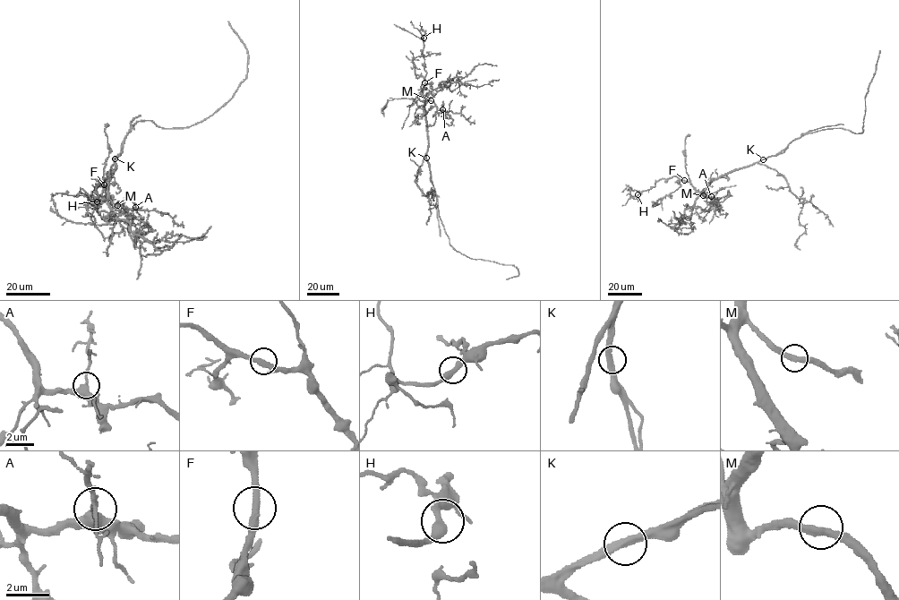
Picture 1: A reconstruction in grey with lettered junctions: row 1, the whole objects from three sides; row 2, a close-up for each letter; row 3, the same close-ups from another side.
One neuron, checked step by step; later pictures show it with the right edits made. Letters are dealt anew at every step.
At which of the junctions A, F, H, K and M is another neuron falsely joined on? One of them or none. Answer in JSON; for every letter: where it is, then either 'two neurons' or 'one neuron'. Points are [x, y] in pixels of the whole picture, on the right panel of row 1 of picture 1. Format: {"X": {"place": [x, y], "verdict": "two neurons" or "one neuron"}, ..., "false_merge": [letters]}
{"A": {"place": [711, 196], "verdict": "one neuron"}, "F": {"place": [684, 180], "verdict": "one neuron"}, "H": {"place": [637, 194], "verdict": "one neuron"}, "K": {"place": [763, 159], "verdict": "one neuron"}, "M": {"place": [703, 195], "verdict": "one neuron"}, "false_merge": []}

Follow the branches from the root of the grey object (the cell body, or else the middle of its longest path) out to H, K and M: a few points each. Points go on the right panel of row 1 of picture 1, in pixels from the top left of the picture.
H: (786, 147), (775, 155), (722, 175), (701, 192), (689, 182), (672, 176), (659, 179), (654, 186), (637, 194)
K: (786, 147), (763, 159)
M: (786, 147), (775, 155), (714, 178), (703, 195)

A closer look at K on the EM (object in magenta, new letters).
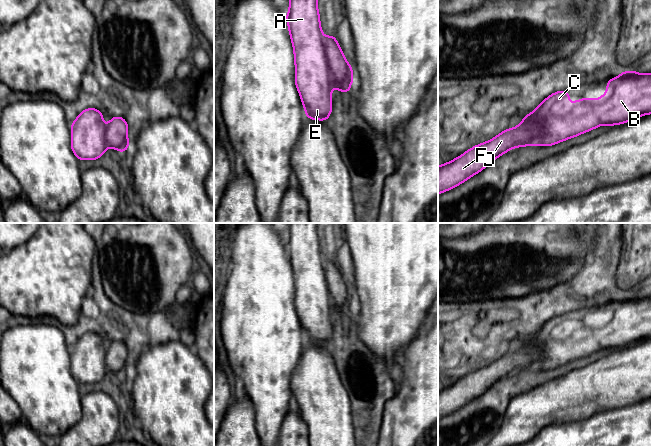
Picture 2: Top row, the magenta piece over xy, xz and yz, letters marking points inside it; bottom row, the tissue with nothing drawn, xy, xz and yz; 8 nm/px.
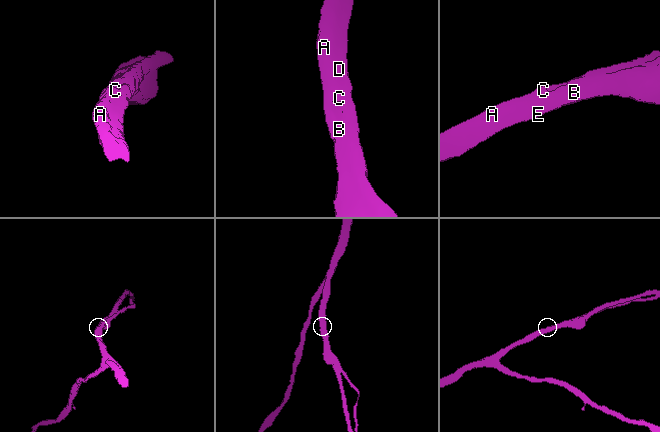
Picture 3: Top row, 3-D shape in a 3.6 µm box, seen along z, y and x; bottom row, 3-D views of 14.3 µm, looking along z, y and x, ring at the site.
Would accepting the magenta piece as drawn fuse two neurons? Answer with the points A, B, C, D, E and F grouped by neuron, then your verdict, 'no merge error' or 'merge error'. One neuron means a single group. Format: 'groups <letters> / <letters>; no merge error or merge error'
groups A B C D E F; no merge error

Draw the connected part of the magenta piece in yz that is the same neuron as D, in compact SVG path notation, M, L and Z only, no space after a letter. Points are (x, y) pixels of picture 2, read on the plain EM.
M635 294L624 295L611 302L607 315L597 323L583 322L562 333L570 323L566 315L557 315L549 319L536 333L523 341L523 345L512 353L505 353L491 364L478 368L448 387L438 390L438 418L451 414L481 396L487 389L507 375L532 368L552 370L601 349L624 348L641 340L651 338L651 297L639 298Z

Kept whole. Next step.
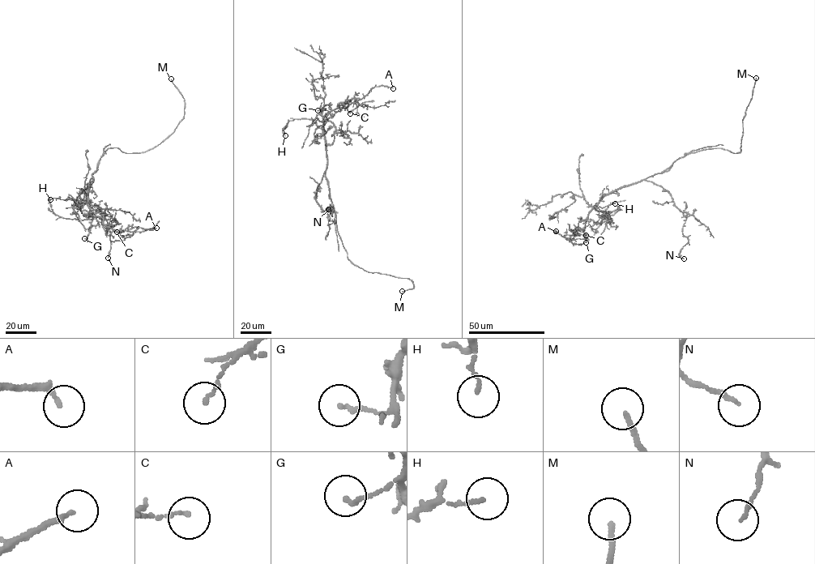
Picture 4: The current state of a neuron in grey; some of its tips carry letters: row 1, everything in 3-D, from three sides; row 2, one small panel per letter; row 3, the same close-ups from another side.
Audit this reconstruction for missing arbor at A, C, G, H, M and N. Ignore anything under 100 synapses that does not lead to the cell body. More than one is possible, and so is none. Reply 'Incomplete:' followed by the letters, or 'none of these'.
Incomplete: M

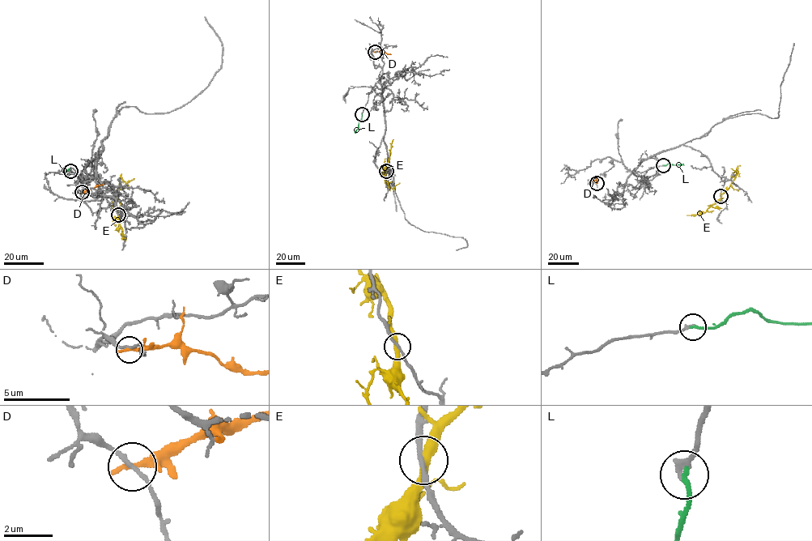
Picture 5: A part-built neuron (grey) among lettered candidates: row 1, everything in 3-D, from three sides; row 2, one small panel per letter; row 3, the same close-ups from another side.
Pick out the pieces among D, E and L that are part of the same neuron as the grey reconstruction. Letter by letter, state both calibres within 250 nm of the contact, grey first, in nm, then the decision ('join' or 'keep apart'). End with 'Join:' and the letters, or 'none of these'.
D: calibres 160 and 200 nm; keep apart
E: calibres 190 and 360 nm; keep apart
L: calibres 220 and 200 nm; join
Join: L

